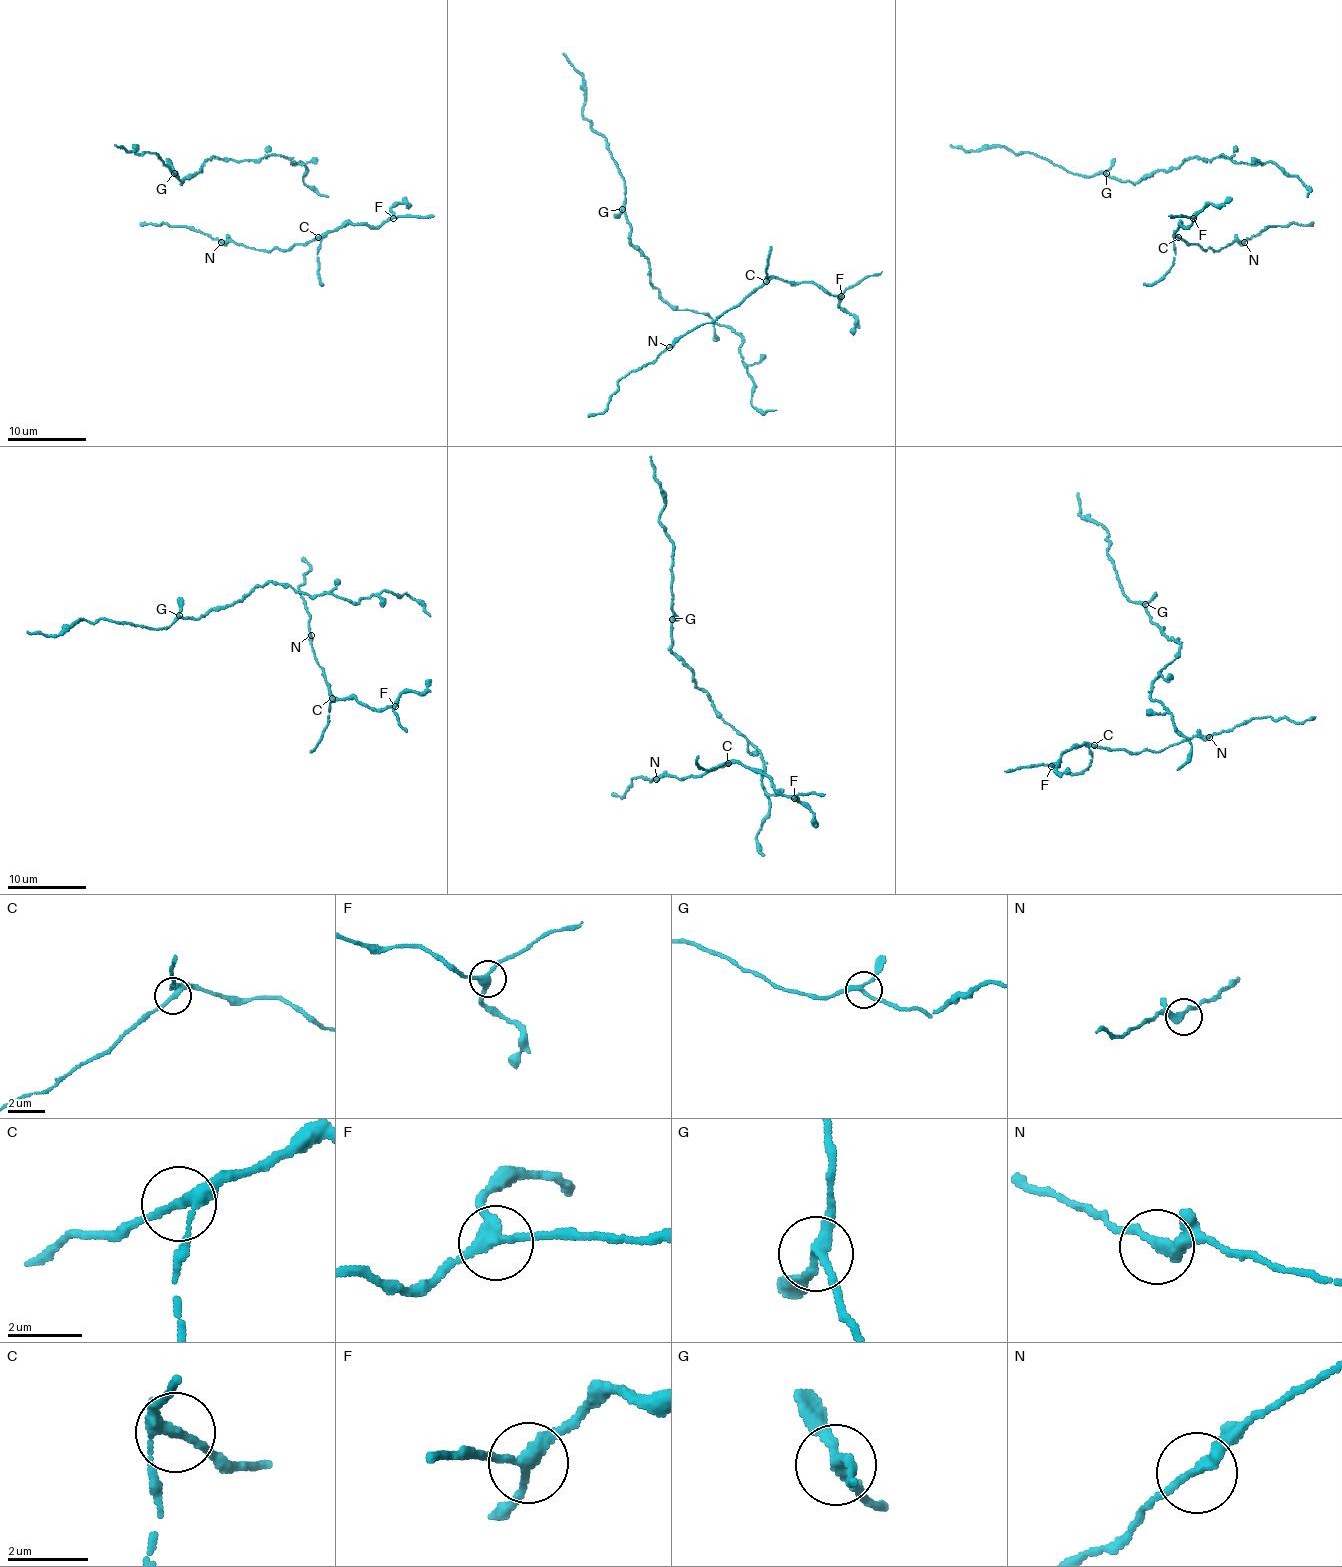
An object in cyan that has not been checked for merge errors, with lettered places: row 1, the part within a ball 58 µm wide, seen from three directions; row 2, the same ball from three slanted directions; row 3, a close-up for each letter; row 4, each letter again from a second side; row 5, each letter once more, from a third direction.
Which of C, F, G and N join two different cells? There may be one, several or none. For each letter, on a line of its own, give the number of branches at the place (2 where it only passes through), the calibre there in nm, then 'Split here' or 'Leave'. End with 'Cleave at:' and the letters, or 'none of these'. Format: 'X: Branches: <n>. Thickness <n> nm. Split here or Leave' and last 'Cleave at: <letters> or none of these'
C: Branches: 3. Thickness 240 nm. Leave
F: Branches: 3. Thickness 300 nm. Leave
G: Branches: 3. Thickness 240 nm. Leave
N: Branches: 2. Thickness 280 nm. Leave
Cleave at: none of these

